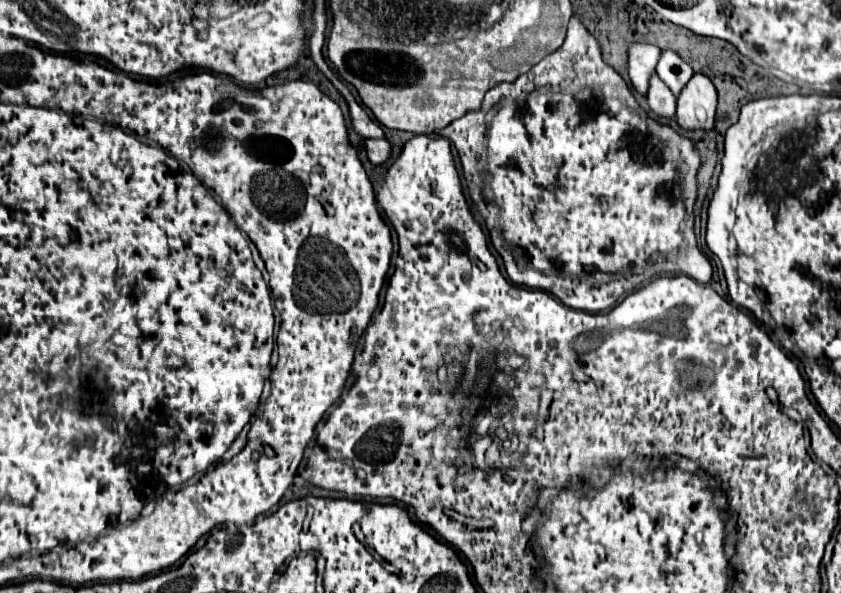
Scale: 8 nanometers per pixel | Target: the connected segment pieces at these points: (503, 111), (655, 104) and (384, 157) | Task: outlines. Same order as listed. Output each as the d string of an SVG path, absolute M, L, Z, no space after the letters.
M572 17L564 45L558 51L544 57L538 65L534 65L526 75L520 75L514 83L510 85L502 83L490 89L484 97L484 107L478 113L468 113L464 119L452 121L446 129L438 133L450 139L458 149L470 197L480 207L480 213L484 215L490 229L492 245L504 259L508 277L514 283L548 291L554 297L558 297L564 305L580 311L606 311L612 305L620 303L624 293L634 291L634 287L638 287L644 281L650 281L660 271L672 269L672 273L684 273L692 279L698 279L700 283L710 281L712 265L698 251L696 237L692 231L694 225L692 209L696 203L696 173L700 167L700 157L694 149L694 143L678 135L668 125L654 123L652 119L648 121L636 111L640 111L640 105L632 97L632 91L628 89L624 79L602 61L602 53L596 39L586 31L586 27L576 17Z
M654 75L650 79L648 105L650 105L652 113L656 113L658 117L670 119L676 113L676 97L670 95L670 89L666 89L666 85L662 85L662 81L660 81L658 75Z
M366 139L366 153L374 165L382 165L390 159L392 147L386 139Z

